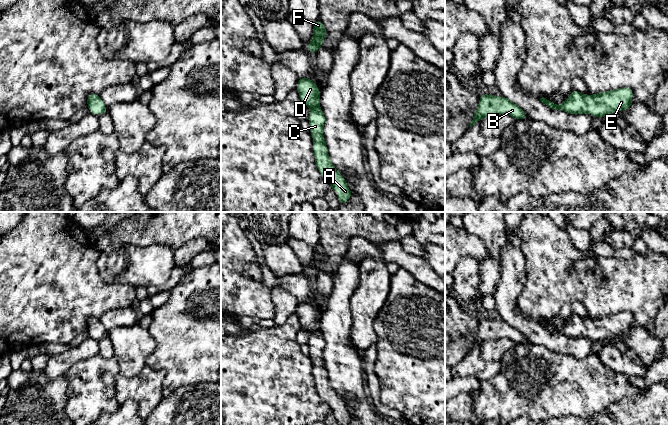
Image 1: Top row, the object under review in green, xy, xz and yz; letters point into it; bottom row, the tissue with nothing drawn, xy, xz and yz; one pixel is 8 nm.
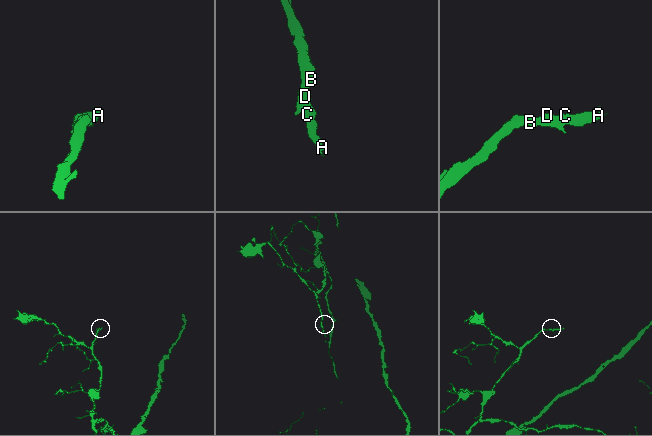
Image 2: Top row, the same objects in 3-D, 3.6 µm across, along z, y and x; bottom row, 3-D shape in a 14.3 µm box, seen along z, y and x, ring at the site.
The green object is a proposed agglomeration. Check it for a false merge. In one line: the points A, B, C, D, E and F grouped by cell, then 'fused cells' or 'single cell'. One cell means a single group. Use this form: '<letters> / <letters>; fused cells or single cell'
A B C D E F; single cell

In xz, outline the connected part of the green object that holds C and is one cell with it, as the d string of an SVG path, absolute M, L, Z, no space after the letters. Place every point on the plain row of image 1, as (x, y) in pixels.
M300 302L296 308L301 326L303 330L311 332L308 340L310 347L310 358L313 361L313 375L315 387L321 399L328 404L332 414L339 415L337 419L339 425L346 425L352 420L345 402L333 390L329 378L325 362L323 360L323 350L325 348L325 340L320 332L320 316L315 306L309 302Z

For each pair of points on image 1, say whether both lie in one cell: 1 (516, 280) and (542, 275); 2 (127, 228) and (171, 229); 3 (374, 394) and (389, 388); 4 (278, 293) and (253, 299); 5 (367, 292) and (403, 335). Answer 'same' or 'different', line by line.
1: different
2: same
3: different
4: different
5: different

